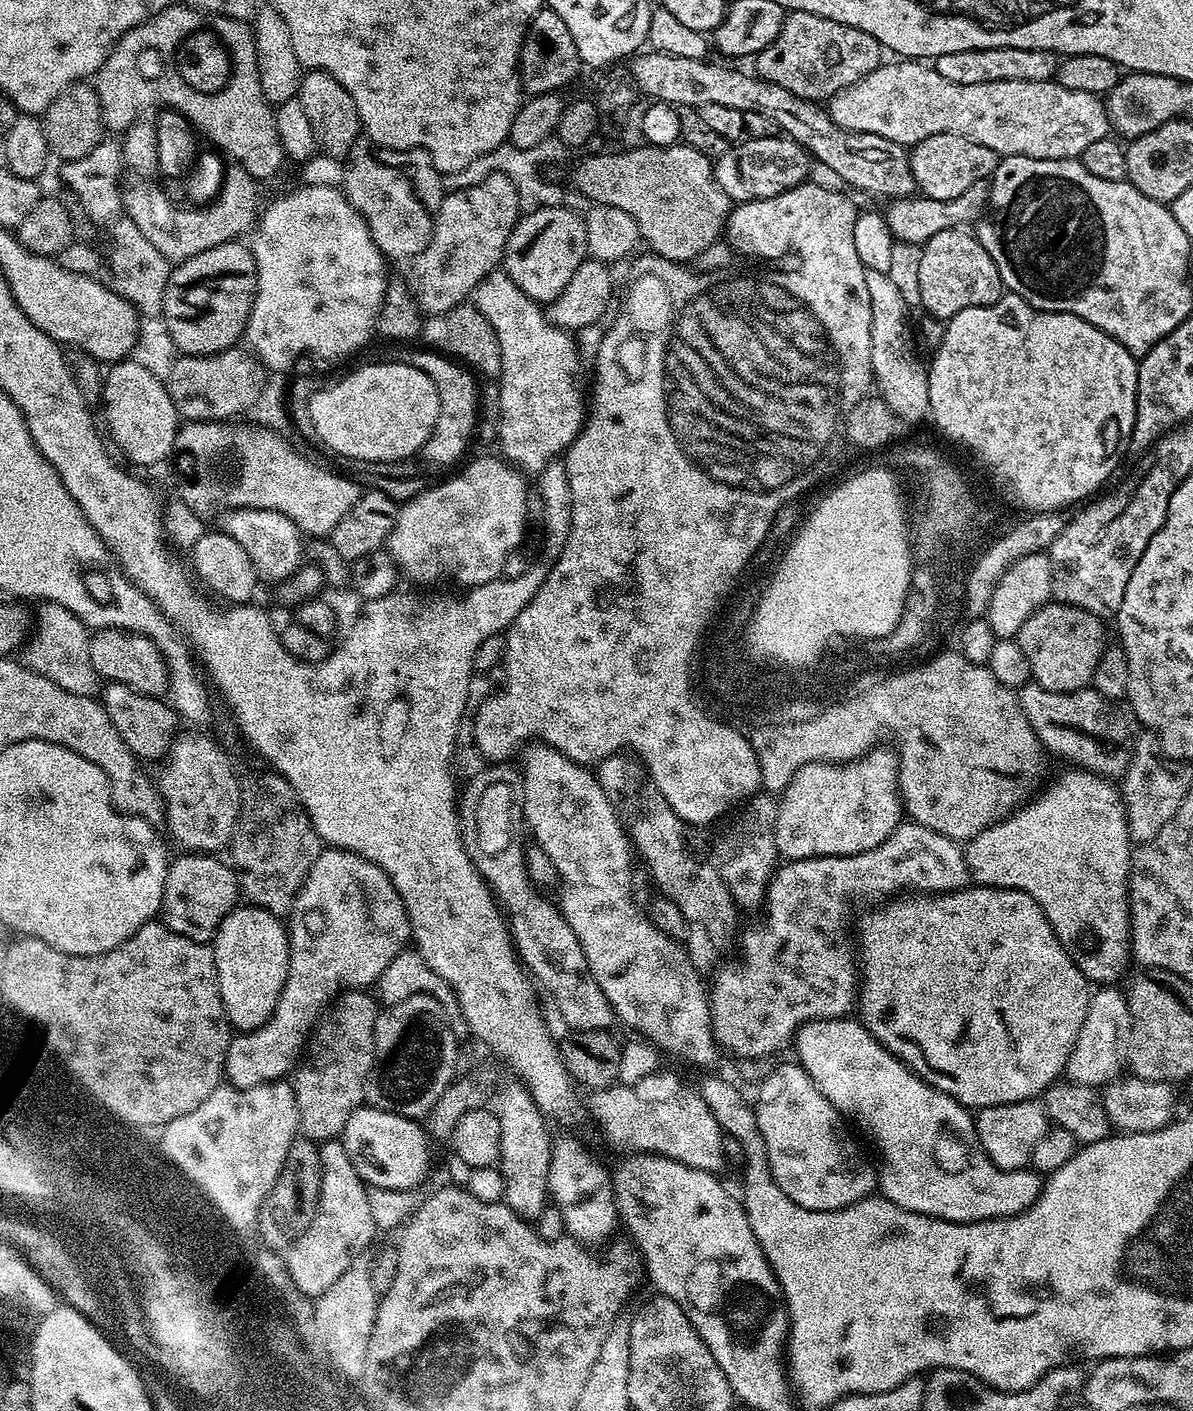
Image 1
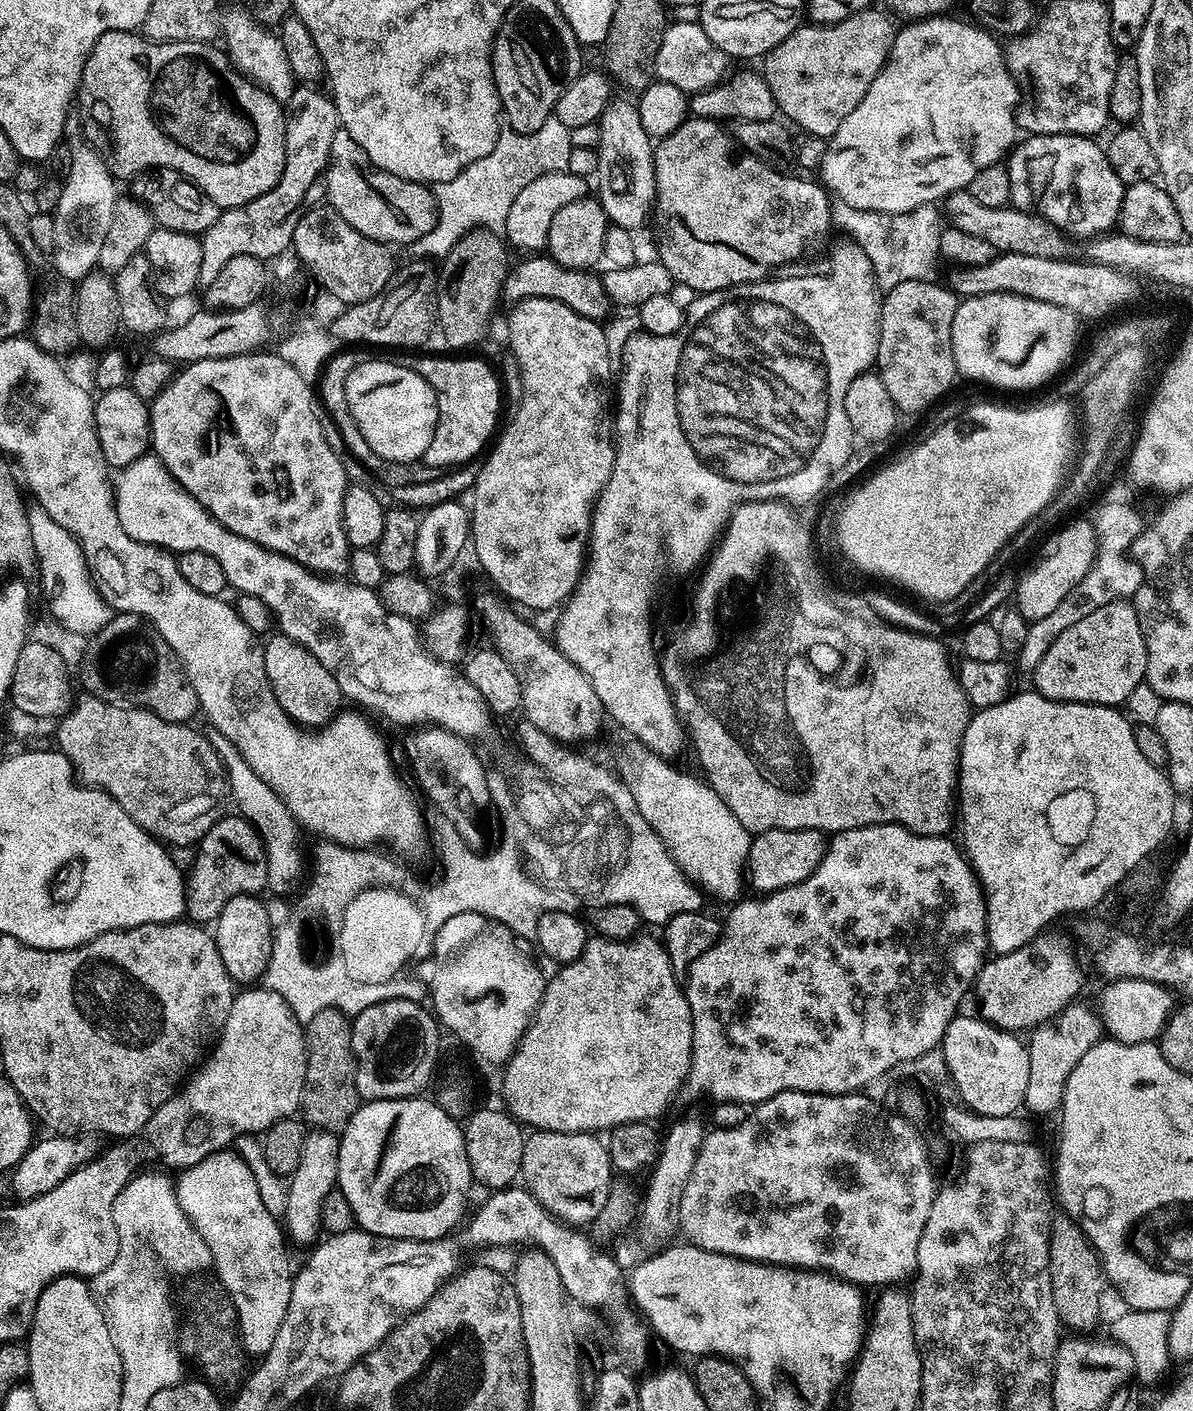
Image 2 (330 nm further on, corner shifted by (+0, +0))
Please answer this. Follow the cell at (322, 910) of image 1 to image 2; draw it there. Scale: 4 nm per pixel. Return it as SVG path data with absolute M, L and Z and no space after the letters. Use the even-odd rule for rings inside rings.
M259 991L237 995L226 1026L220 1031L220 1039L210 1055L189 1075L176 1095L158 1106L150 1118L146 1129L148 1145L158 1160L160 1156L162 1163L175 1170L193 1168L210 1154L225 1151L231 1140L233 1143L241 1136L263 1134L274 1122L295 1117L301 1111L308 1061L305 1029L292 1017L292 1008L283 995Z

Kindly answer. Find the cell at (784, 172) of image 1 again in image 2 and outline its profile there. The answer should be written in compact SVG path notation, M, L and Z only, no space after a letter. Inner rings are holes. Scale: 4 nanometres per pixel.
M937 14L927 18L916 18L908 24L905 28L901 27L897 31L896 37L894 38L894 46L890 50L888 55L888 61L884 63L884 69L878 74L878 78L874 78L874 82L870 82L870 90L866 90L866 98L862 98L862 102L858 102L858 106L854 106L854 110L850 110L850 115L847 116L846 122L842 122L842 126L838 126L838 130L831 136L827 141L828 150L825 154L825 160L820 164L819 171L824 174L824 180L822 184L829 193L834 194L835 198L842 199L844 202L849 203L850 206L856 207L862 211L884 211L889 212L892 215L902 214L914 210L916 207L920 207L923 204L933 204L943 201L951 192L962 192L967 189L968 183L974 178L974 174L978 174L978 170L986 170L986 166L994 166L995 164L1001 163L1011 153L1014 145L1017 143L1018 135L1018 107L1016 103L1020 100L1020 92L1018 87L1018 81L1011 72L1008 71L1008 64L1004 60L1004 48L1002 47L1001 41L993 37L992 33L984 31L983 28L977 26L975 23L969 22L967 19L964 20L951 20L951 15L948 14Z

